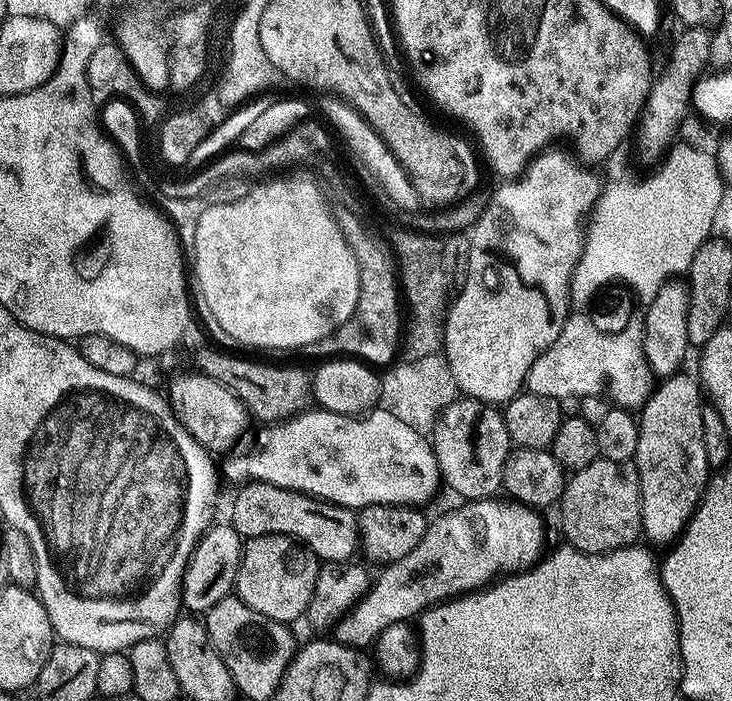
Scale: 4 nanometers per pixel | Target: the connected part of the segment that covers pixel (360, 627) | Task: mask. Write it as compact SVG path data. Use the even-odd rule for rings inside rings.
M489 498L487 500L470 500L460 502L457 508L441 514L437 520L429 523L424 532L422 542L406 554L398 562L387 565L380 577L371 581L370 587L360 599L356 607L335 625L335 639L348 648L363 650L371 649L380 635L392 624L403 624L419 617L429 608L454 600L457 596L467 596L469 593L491 585L497 578L507 577L509 574L520 574L540 563L545 555L544 548L544 520L539 511L518 504L511 498Z

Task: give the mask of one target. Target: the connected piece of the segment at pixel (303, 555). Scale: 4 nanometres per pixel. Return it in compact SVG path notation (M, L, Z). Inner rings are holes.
M254 536L243 541L234 592L250 610L258 610L258 614L279 624L291 625L292 620L299 616L301 619L308 611L317 567L316 557L291 536Z

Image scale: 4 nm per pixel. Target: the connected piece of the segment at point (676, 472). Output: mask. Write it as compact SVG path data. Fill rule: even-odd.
M681 370L672 376L665 376L652 389L652 395L644 401L638 412L638 450L634 463L638 470L640 483L640 505L642 506L643 539L649 545L671 545L680 539L684 527L692 520L700 500L704 497L704 489L710 483L710 469L706 462L706 446L702 443L702 389L695 375L687 376Z

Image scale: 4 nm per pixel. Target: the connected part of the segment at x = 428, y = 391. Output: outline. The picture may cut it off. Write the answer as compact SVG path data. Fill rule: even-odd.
M441 353L427 355L419 360L406 363L399 361L381 375L379 405L383 411L394 414L416 431L427 431L441 409L457 395L458 389L450 374L448 361Z

